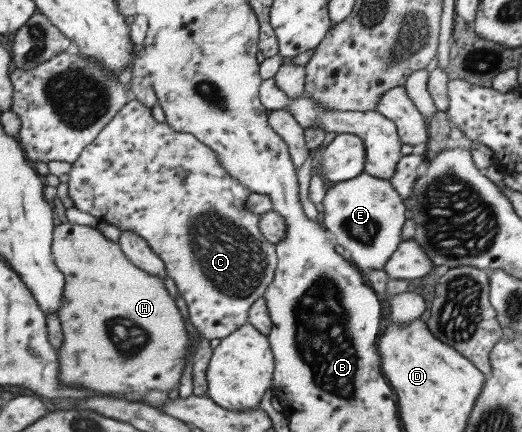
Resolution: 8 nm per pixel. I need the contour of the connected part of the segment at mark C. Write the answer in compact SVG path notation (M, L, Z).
M136 99L128 101L108 120L108 123L96 134L95 139L79 154L71 170L68 171L67 197L72 200L72 207L84 211L95 217L98 222L107 223L119 231L133 231L144 239L148 247L162 260L165 273L172 279L177 293L184 299L187 307L187 319L204 339L222 339L232 333L237 327L247 323L247 311L251 303L258 299L273 278L273 271L277 264L275 245L266 241L257 228L259 214L248 211L245 201L250 191L230 177L218 163L212 149L203 145L189 133L174 131L165 121L158 123L148 107Z

